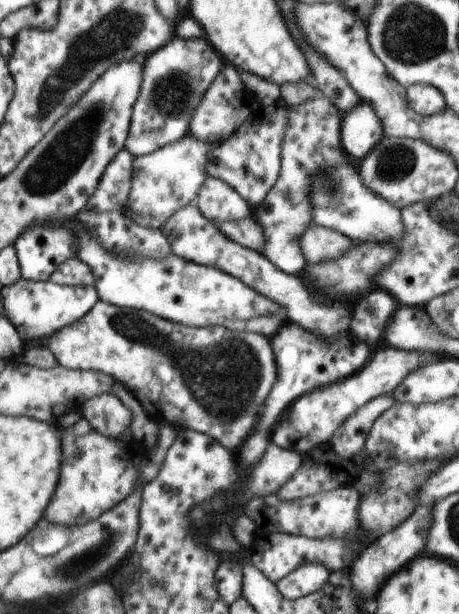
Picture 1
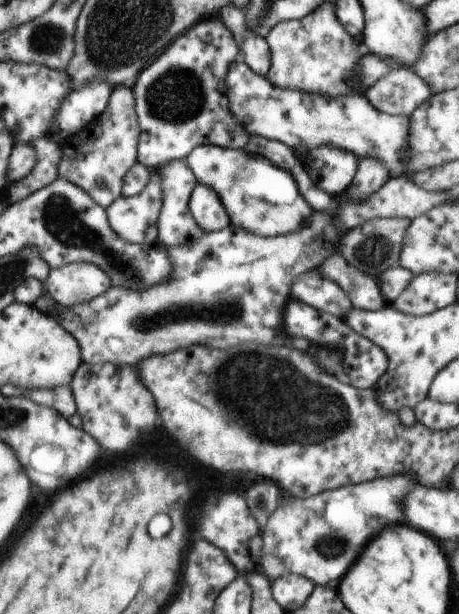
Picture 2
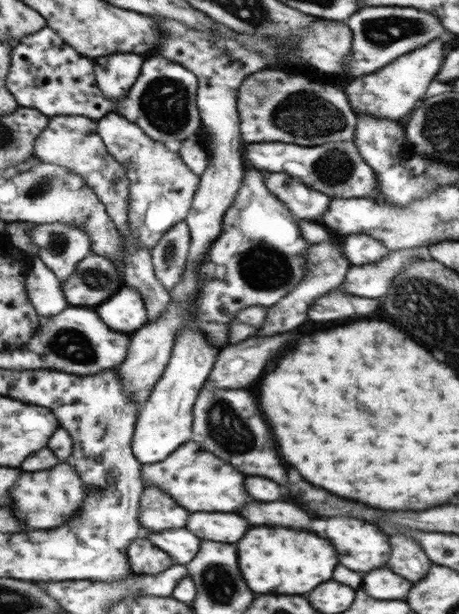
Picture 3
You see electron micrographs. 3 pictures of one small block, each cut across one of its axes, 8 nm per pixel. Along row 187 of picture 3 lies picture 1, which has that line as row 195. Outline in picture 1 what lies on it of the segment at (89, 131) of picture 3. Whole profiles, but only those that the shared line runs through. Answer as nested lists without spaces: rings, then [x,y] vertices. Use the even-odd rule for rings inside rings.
[[[125,148],[106,166],[98,188],[88,198],[87,210],[92,212],[125,211],[132,188],[135,157]]]

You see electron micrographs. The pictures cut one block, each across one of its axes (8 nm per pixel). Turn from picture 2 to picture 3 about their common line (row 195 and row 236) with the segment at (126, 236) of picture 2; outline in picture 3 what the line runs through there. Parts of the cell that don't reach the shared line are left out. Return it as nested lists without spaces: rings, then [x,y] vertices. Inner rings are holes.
[[[109,113],[97,121],[98,134],[108,153],[127,172],[130,191],[129,226],[142,247],[150,250],[172,226],[187,219],[200,175],[182,161],[175,146],[150,138],[142,128],[118,114]]]

